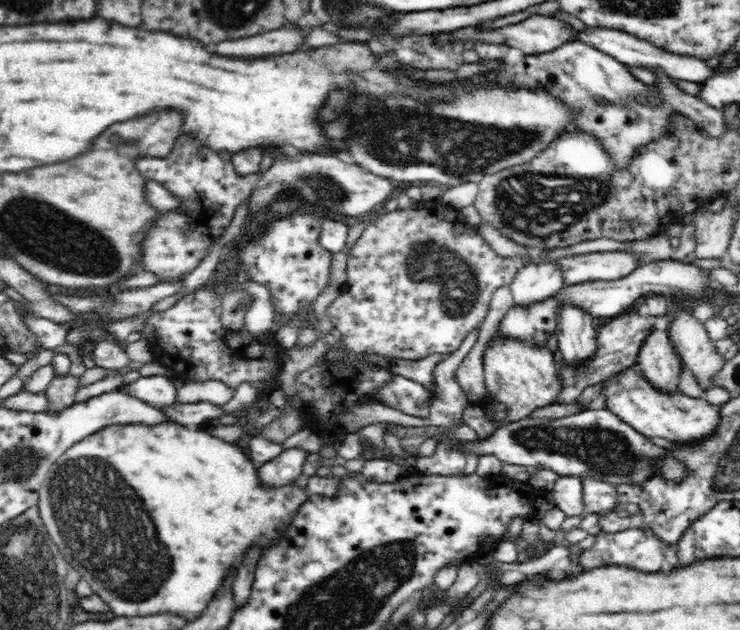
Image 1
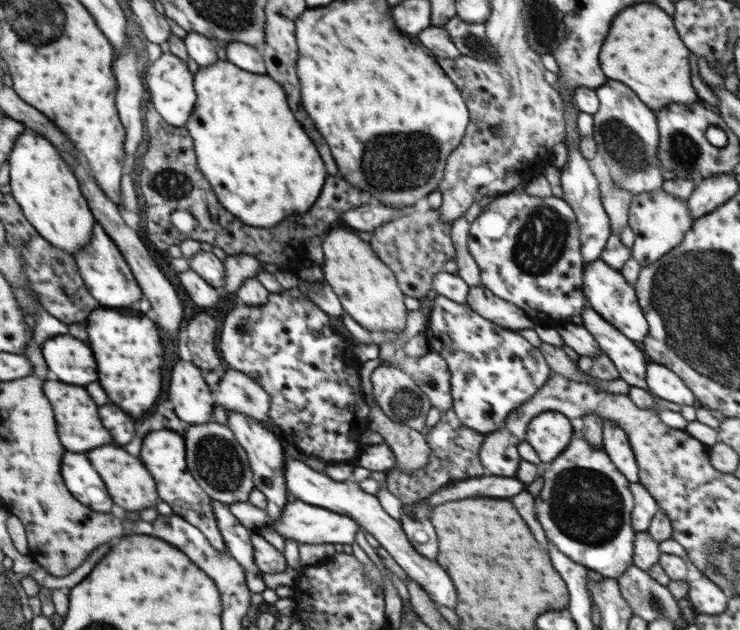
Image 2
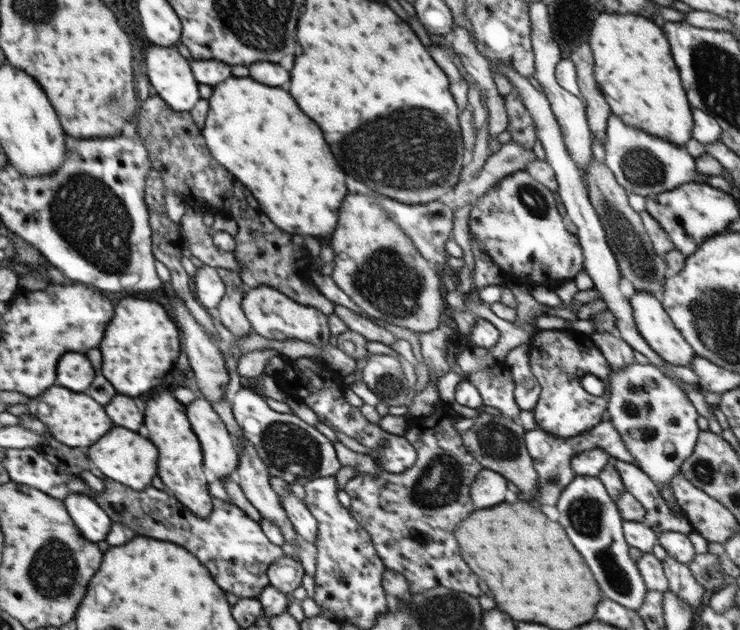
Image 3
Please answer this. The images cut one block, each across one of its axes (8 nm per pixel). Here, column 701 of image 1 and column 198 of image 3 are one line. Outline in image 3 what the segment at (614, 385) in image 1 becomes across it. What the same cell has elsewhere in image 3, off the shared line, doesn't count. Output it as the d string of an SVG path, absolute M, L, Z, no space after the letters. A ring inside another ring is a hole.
M198 397L186 405L192 430L200 441L203 466L218 476L218 481L230 478L239 464L233 440L211 403Z

